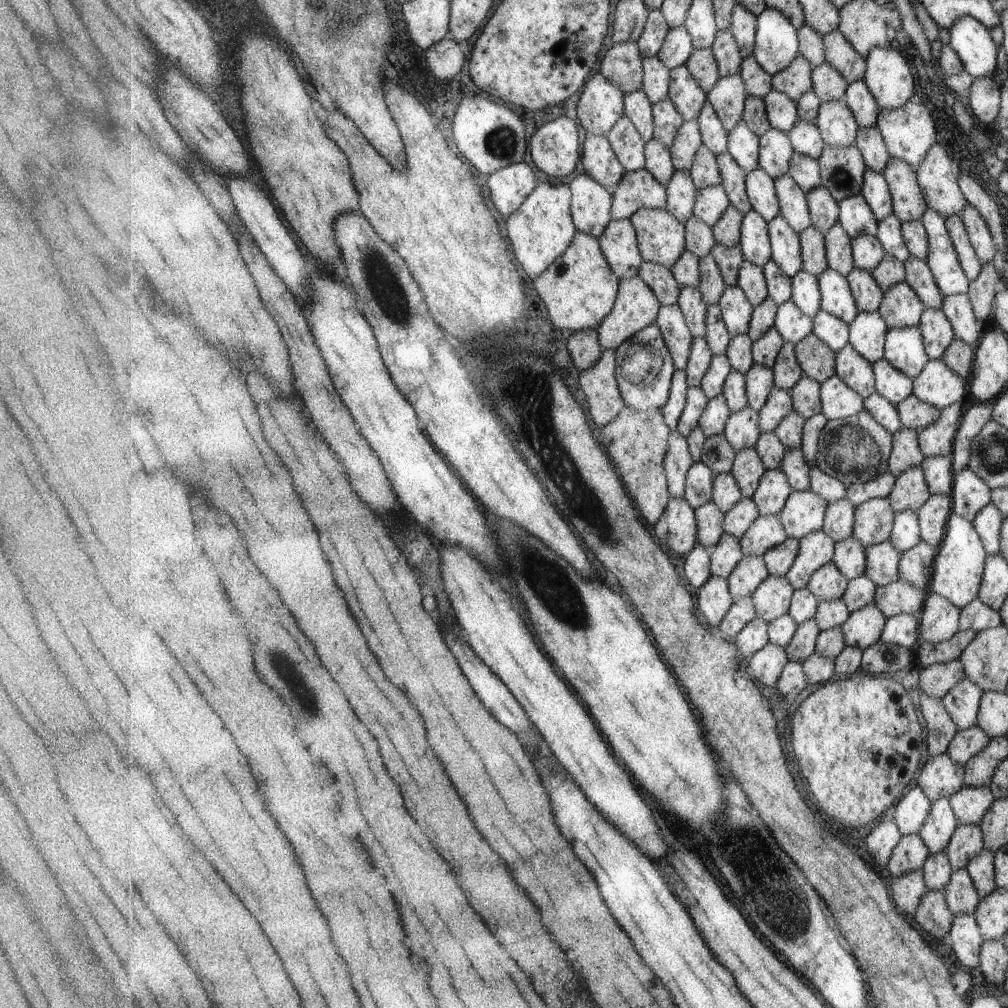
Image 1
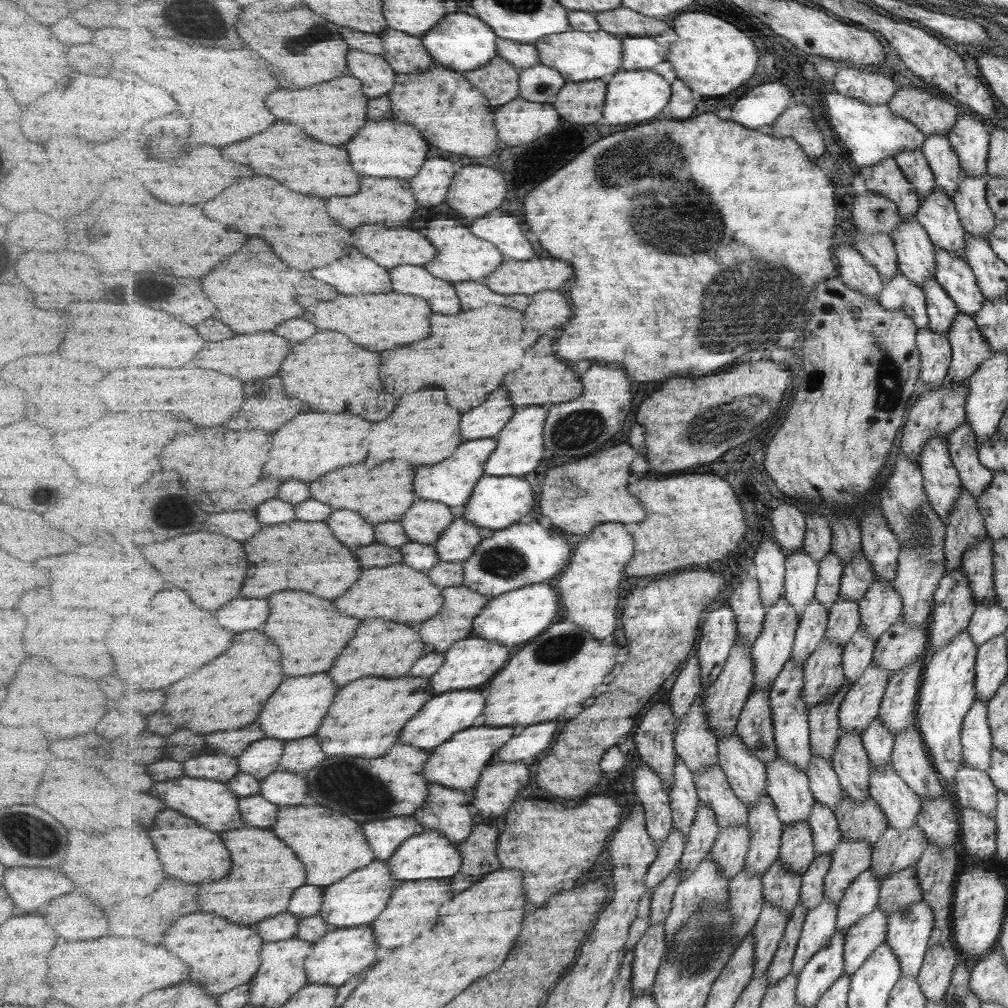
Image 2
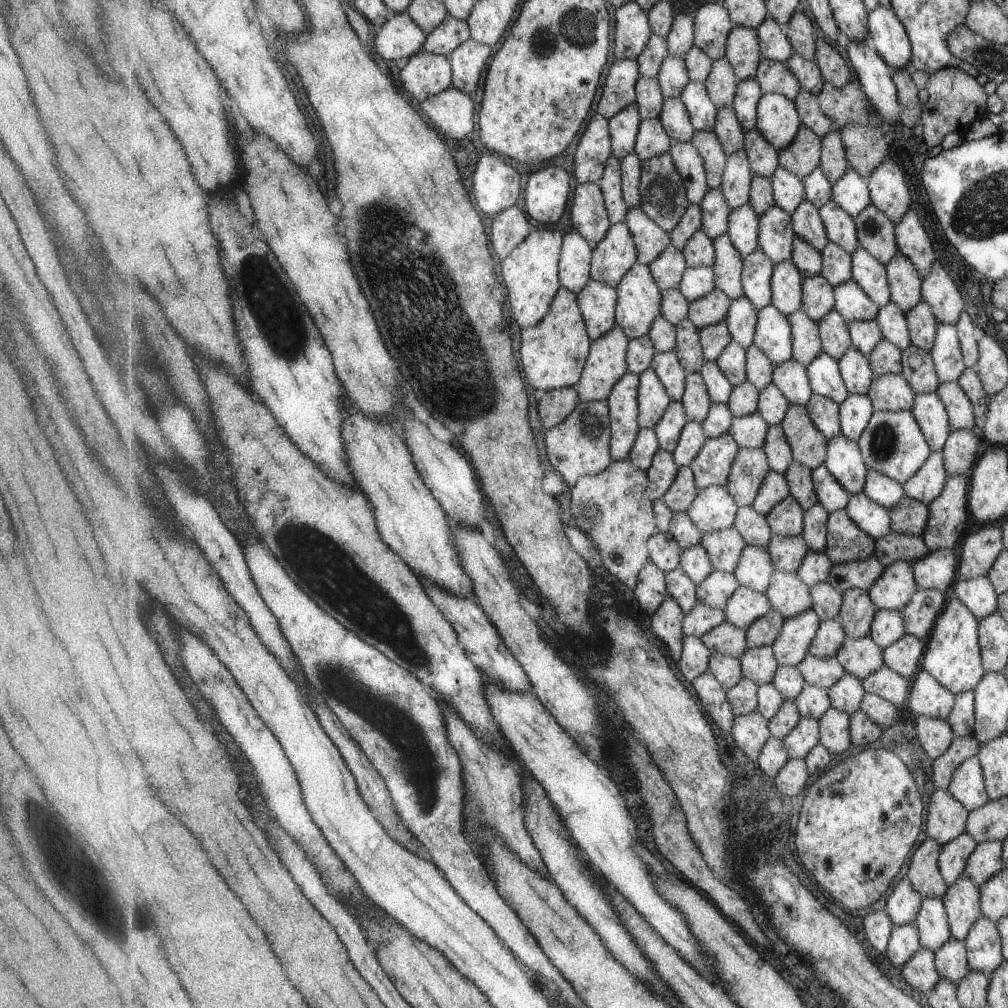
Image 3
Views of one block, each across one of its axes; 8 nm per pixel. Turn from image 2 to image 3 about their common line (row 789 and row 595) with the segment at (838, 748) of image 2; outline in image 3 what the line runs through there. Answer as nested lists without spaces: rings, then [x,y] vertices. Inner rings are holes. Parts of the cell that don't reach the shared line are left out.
[[[859,588],[843,593],[844,603],[839,619],[846,634],[851,638],[867,638],[871,636],[871,627],[877,616],[878,608],[871,600],[868,592]]]

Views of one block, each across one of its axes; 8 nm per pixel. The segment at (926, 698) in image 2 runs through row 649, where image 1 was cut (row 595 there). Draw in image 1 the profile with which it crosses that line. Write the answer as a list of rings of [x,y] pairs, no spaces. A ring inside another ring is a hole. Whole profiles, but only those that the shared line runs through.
[[[952,514],[950,522],[947,523],[945,538],[938,547],[929,593],[951,600],[957,608],[965,608],[979,597],[988,558],[982,536],[975,530],[973,522],[958,514]]]

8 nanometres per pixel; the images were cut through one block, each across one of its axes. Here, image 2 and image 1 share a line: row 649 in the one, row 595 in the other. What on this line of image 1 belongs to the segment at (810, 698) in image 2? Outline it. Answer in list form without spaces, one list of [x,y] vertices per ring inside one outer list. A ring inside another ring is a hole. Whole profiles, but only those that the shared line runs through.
[[[831,561],[815,572],[808,587],[819,600],[833,602],[843,598],[849,584],[849,578],[835,566],[835,562]]]

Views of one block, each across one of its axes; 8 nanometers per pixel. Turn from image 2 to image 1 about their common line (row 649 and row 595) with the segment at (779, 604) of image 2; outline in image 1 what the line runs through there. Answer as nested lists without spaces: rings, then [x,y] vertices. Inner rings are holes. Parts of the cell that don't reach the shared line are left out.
[[[769,575],[762,586],[752,594],[757,617],[772,623],[774,620],[787,615],[795,591],[793,584],[787,578]]]

